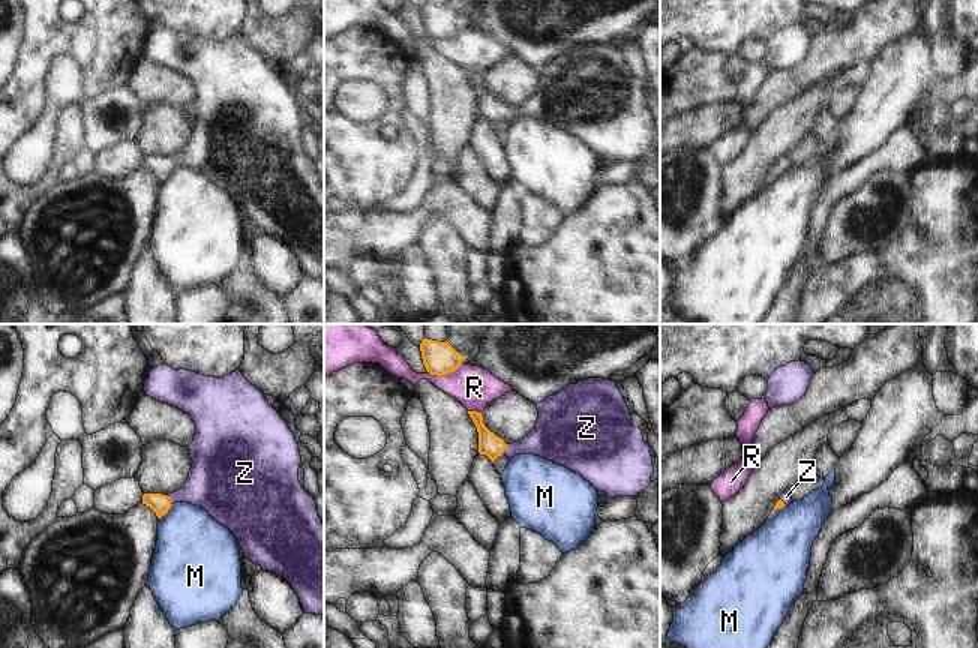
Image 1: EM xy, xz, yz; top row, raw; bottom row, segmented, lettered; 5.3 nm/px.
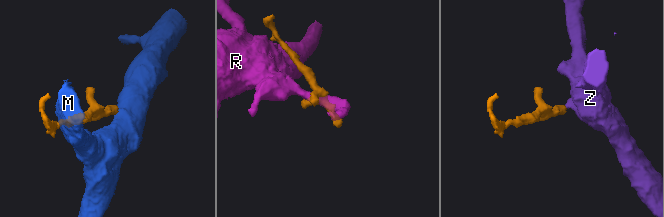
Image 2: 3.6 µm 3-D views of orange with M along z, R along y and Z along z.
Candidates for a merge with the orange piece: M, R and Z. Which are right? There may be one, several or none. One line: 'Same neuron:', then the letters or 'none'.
Same neuron: Z

